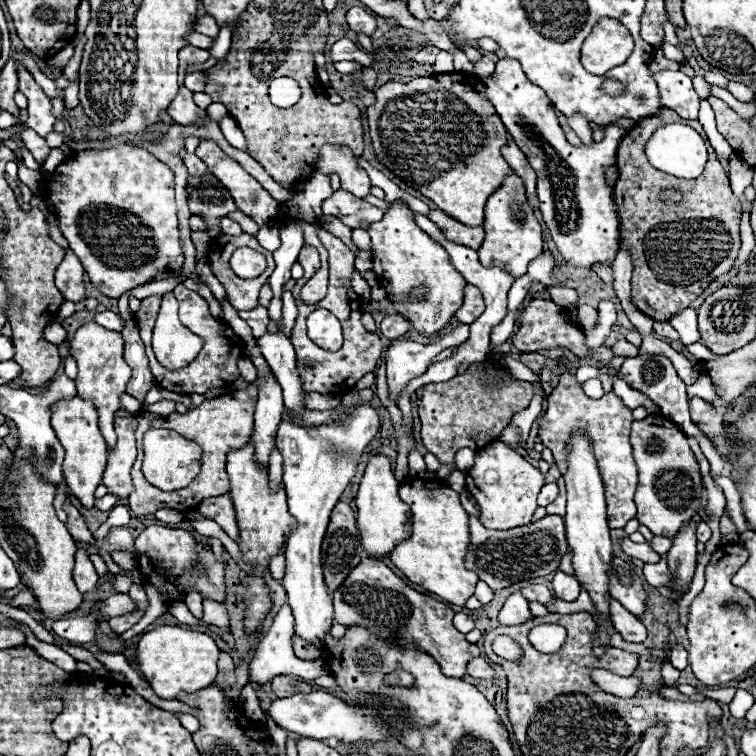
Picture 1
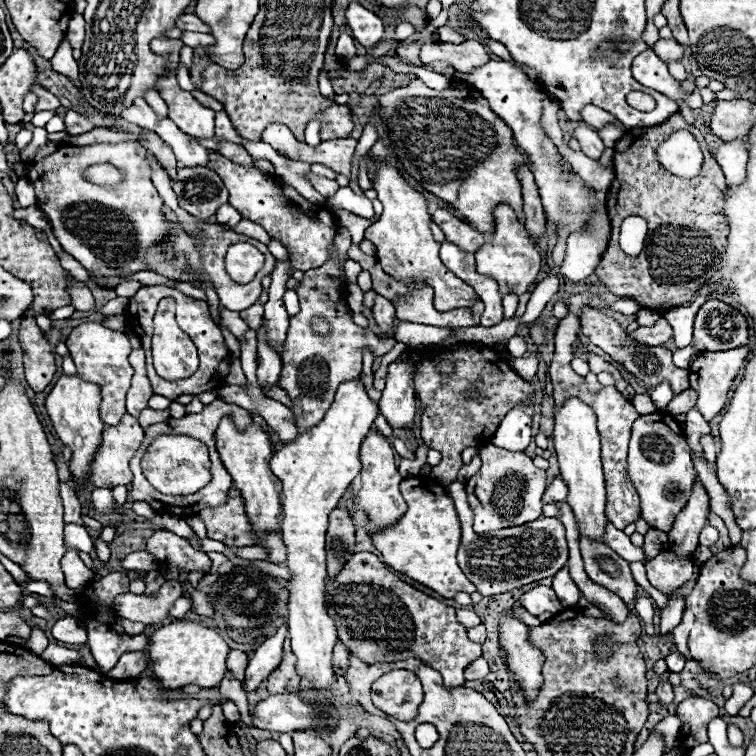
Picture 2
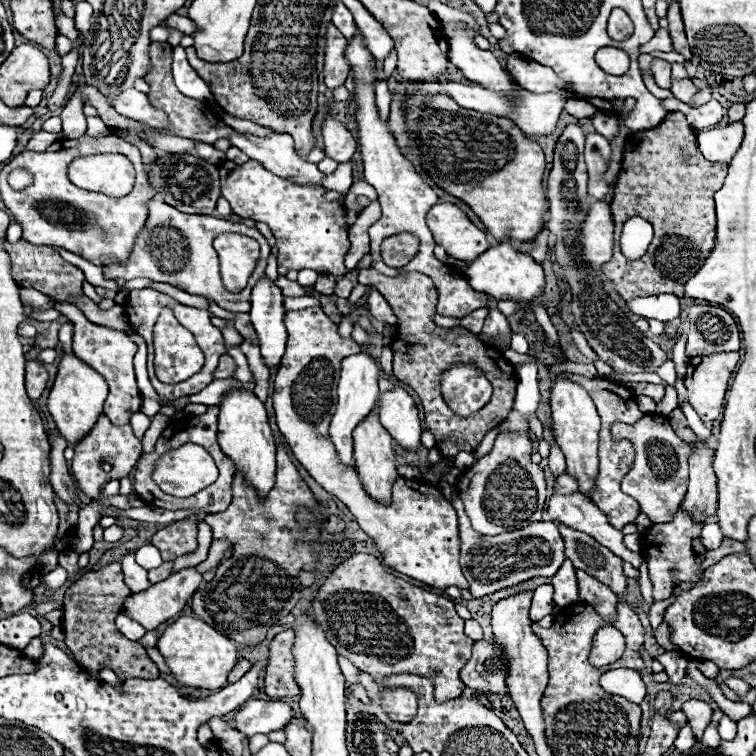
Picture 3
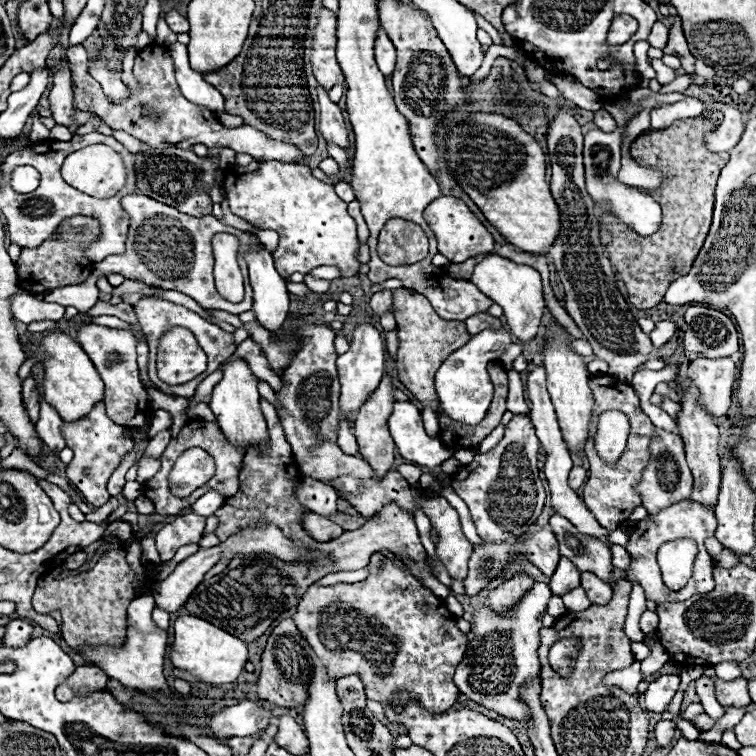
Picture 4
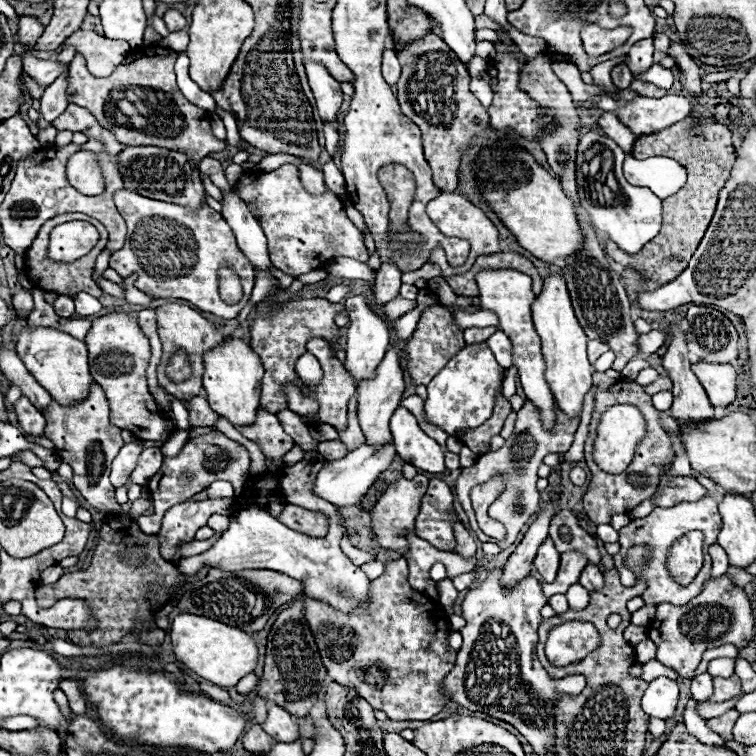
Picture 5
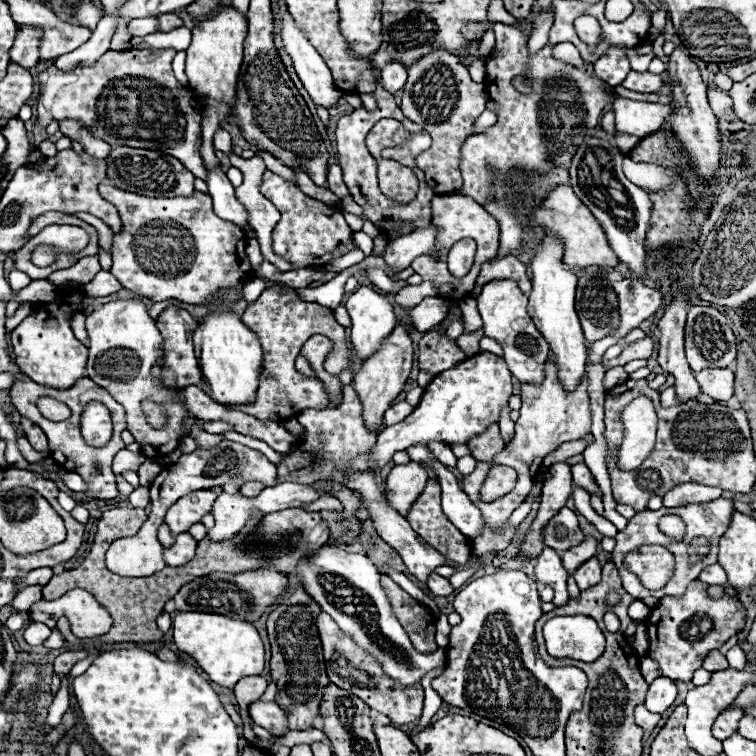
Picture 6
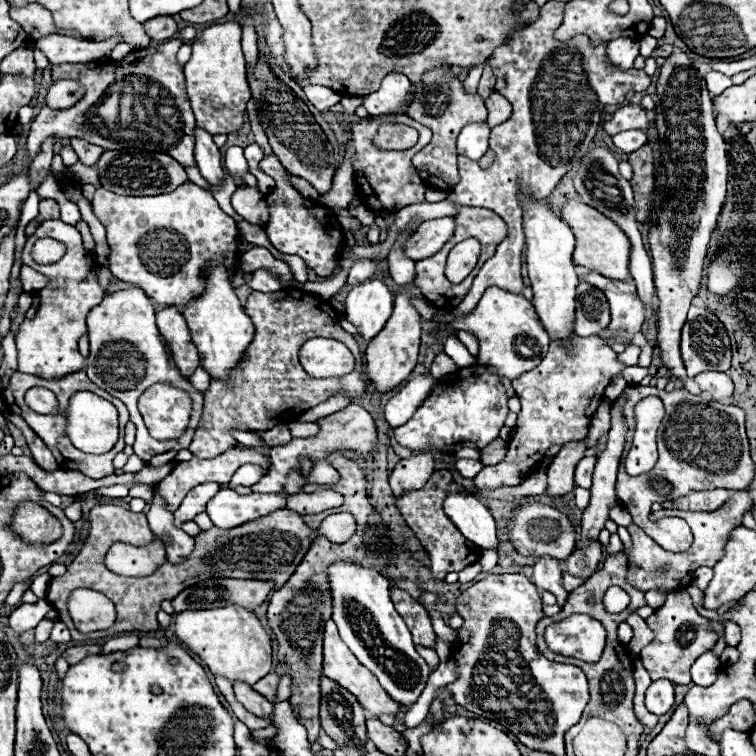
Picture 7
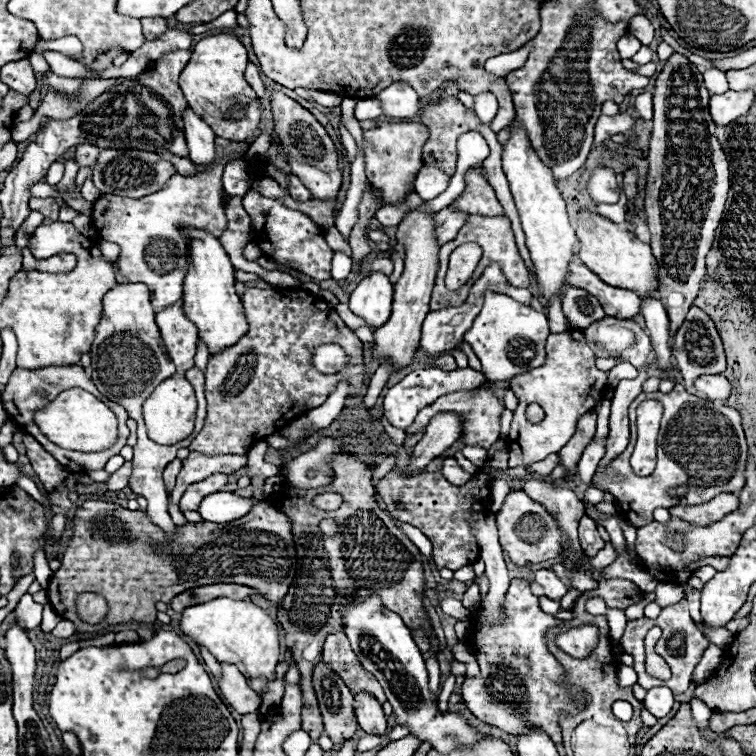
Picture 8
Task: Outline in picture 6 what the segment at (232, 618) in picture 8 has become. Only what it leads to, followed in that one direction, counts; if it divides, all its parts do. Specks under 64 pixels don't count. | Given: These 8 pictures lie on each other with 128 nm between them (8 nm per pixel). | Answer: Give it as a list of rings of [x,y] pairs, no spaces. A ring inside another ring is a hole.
[[[178,612],[172,620],[174,644],[180,652],[196,660],[208,678],[220,686],[232,688],[244,676],[258,676],[264,670],[264,644],[250,622],[232,620],[220,614]]]

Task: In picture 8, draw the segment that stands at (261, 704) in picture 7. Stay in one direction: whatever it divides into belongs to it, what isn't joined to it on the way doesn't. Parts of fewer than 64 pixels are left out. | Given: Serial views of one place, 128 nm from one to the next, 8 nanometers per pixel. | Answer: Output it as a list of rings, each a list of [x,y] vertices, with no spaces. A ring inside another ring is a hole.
[[[222,664],[222,682],[220,690],[228,704],[238,712],[238,714],[250,714],[258,712],[260,708],[260,696],[248,686],[246,678],[238,672],[236,666],[232,664]]]

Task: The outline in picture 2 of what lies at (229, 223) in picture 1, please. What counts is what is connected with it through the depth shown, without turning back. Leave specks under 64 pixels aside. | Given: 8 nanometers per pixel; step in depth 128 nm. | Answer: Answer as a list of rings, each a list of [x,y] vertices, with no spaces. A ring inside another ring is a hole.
[[[240,220],[240,222],[238,222],[236,226],[232,226],[230,230],[238,232],[238,234],[244,234],[244,236],[248,236],[248,238],[260,240],[260,242],[264,242],[264,244],[268,244],[268,240],[270,240],[270,236],[266,234],[266,230],[264,230],[262,226],[252,224],[252,222],[248,222],[248,220]]]

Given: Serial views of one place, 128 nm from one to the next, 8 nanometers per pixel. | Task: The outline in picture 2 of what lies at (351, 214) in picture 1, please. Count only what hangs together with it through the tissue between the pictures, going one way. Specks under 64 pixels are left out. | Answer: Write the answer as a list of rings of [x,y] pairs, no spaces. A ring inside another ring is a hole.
[[[312,172],[308,174],[308,178],[310,178],[310,182],[312,182],[312,186],[328,200],[328,198],[332,198],[334,194],[336,194],[336,190],[340,188],[334,180],[326,180],[326,178],[318,178],[318,176],[314,176]]]

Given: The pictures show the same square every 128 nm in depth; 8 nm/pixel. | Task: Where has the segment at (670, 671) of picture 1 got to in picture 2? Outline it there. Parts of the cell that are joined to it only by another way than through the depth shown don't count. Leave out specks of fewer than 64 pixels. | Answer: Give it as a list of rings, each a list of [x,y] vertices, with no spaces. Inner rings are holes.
[[[664,672],[662,676],[660,676],[660,684],[658,684],[658,688],[656,688],[656,694],[658,694],[658,698],[660,698],[660,706],[668,706],[670,702],[672,702],[672,698],[674,698],[674,692],[672,692],[672,684],[670,684],[670,672]]]

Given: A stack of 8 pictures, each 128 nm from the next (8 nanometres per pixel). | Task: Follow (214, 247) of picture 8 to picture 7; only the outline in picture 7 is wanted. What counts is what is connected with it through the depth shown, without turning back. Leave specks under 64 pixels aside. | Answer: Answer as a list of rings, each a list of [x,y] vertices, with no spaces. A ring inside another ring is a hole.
[[[214,264],[210,268],[206,290],[200,296],[196,296],[194,302],[188,302],[184,318],[190,326],[192,342],[200,352],[202,368],[206,368],[206,372],[210,372],[212,378],[226,380],[228,372],[238,364],[240,356],[244,356],[248,342],[252,342],[254,324],[240,306],[234,288],[230,284],[230,276],[222,264]]]

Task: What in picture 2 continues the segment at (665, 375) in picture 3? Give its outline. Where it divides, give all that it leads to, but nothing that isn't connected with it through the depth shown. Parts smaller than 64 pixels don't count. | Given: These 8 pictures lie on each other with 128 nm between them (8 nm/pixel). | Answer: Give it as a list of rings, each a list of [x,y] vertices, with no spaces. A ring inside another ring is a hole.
[[[689,345],[683,349],[677,349],[676,352],[673,353],[673,362],[680,368],[689,369],[690,364],[699,354],[700,352]],[[660,384],[658,388],[654,388],[652,392],[650,392],[650,396],[652,396],[652,402],[654,402],[654,406],[658,408],[658,410],[664,410],[666,406],[668,406],[668,402],[672,400],[672,390],[670,390],[670,386],[668,384]]]

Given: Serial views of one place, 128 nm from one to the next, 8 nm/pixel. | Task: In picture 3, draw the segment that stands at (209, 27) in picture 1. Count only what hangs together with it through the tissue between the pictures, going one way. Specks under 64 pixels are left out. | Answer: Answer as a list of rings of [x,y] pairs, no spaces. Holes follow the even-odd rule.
[[[174,14],[174,16],[170,16],[170,18],[166,20],[166,24],[168,24],[170,28],[176,28],[176,30],[184,32],[184,34],[194,34],[194,32],[196,32],[196,24],[194,24],[188,16]]]

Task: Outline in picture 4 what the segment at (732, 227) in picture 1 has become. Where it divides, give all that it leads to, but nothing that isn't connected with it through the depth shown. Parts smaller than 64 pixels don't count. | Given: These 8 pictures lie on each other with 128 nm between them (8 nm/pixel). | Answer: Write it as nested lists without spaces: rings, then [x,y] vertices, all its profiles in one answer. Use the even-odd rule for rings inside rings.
[[[706,116],[676,120],[664,130],[644,132],[640,134],[632,146],[630,154],[638,164],[652,166],[658,172],[670,174],[664,176],[662,188],[648,190],[648,194],[662,208],[662,224],[654,236],[648,238],[632,238],[632,230],[622,226],[616,216],[604,214],[600,222],[608,224],[614,234],[612,244],[606,248],[612,268],[618,278],[624,282],[630,302],[638,310],[648,310],[654,304],[662,302],[664,292],[672,280],[686,276],[708,236],[712,224],[712,208],[714,208],[714,188],[721,169],[729,160],[728,153],[711,153],[704,148],[704,134],[714,130],[714,120]]]

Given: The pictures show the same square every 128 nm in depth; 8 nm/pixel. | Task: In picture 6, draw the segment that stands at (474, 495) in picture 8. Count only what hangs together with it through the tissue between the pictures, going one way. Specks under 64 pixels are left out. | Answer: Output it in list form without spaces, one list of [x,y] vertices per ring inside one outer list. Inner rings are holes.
[[[428,480],[424,492],[414,502],[406,520],[440,554],[444,554],[456,564],[468,562],[472,554],[472,546],[468,544],[466,536],[458,528],[454,528],[448,516],[444,516],[442,504],[440,504],[438,480]],[[432,574],[432,576],[428,578],[428,590],[430,590],[434,596],[450,596],[454,588],[450,586],[450,582],[448,582],[446,578],[442,578],[442,576],[438,576],[438,574]]]

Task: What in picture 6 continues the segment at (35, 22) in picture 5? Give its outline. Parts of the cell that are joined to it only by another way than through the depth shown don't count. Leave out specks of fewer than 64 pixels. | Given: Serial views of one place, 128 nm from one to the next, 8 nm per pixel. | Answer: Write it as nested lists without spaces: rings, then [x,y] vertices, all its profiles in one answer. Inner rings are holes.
[[[18,26],[14,46],[10,50],[10,62],[20,64],[24,68],[32,68],[40,60],[40,28],[34,26]]]

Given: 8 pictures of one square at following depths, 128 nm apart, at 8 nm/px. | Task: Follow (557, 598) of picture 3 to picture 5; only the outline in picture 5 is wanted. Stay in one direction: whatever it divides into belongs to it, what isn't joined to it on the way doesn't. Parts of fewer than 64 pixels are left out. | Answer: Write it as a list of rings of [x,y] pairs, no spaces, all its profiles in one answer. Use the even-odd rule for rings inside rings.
[[[566,552],[566,554],[562,554],[560,570],[556,574],[556,580],[552,583],[542,583],[544,594],[546,596],[564,594],[572,584],[578,582],[580,572],[586,568],[586,564],[588,564],[588,560],[582,554],[578,554],[578,552]]]

